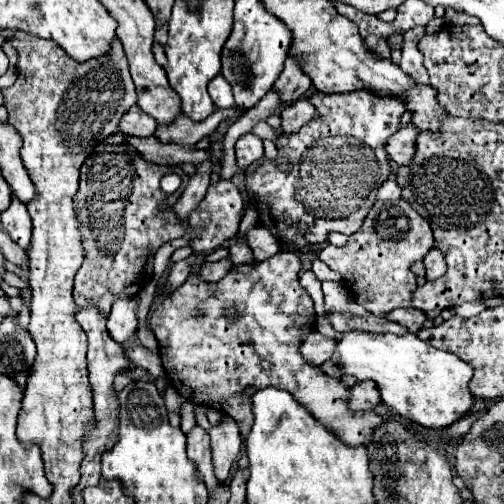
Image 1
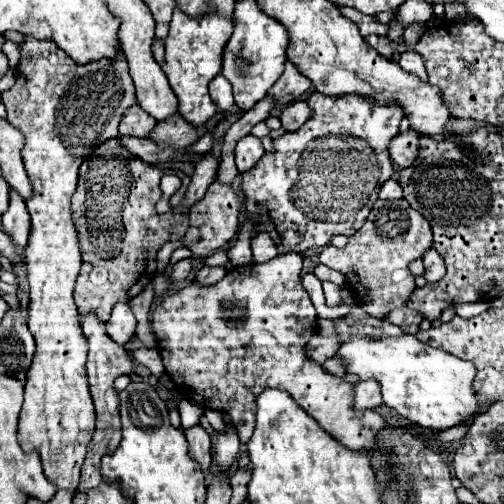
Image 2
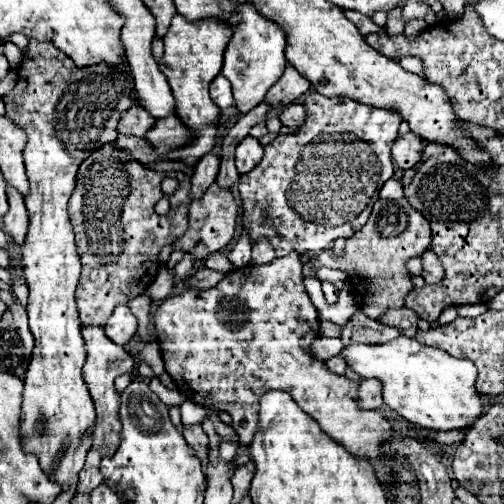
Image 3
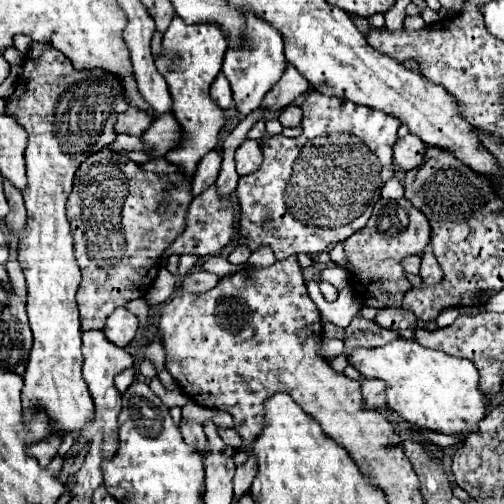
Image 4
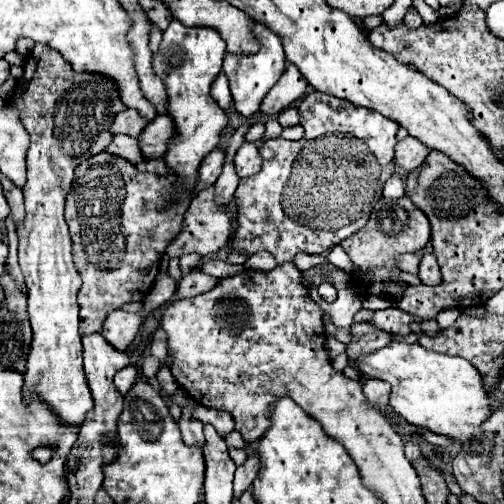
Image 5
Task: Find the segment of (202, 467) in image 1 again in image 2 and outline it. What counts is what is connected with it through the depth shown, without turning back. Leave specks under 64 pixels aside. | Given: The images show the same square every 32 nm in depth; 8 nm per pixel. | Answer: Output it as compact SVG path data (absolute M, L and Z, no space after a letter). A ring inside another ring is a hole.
M198 424L198 426L192 426L188 430L184 430L184 436L190 444L190 456L200 464L204 476L206 476L206 482L210 484L212 482L212 474L210 474L210 464L212 464L212 458L210 458L210 436L208 432Z

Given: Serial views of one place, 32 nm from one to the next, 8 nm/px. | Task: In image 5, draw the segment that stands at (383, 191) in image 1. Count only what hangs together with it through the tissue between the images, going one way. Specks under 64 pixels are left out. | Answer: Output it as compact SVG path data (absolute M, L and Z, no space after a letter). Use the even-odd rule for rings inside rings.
M392 174L390 180L384 184L384 196L386 198L402 198L406 194L404 180L398 174Z

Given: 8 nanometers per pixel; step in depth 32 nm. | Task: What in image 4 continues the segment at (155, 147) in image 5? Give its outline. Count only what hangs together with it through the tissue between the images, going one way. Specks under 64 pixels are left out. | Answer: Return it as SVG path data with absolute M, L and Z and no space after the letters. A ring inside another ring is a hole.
M164 114L154 118L154 124L144 132L142 140L144 148L148 148L148 152L156 152L158 158L164 156L180 140L180 136L182 132L176 118L172 114Z

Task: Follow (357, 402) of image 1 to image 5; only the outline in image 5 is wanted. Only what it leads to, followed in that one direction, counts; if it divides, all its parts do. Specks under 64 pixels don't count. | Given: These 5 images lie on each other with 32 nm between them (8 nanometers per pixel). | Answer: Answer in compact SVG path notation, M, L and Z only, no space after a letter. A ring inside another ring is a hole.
M364 380L362 390L364 390L364 396L368 398L368 402L372 406L382 406L382 404L386 406L388 404L388 396L390 396L390 384L388 382Z

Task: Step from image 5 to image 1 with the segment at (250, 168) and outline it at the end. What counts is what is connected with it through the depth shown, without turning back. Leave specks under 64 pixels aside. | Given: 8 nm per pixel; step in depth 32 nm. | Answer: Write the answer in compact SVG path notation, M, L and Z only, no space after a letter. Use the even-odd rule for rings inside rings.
M246 134L236 142L236 164L240 170L246 170L250 164L264 156L262 140L254 134Z

